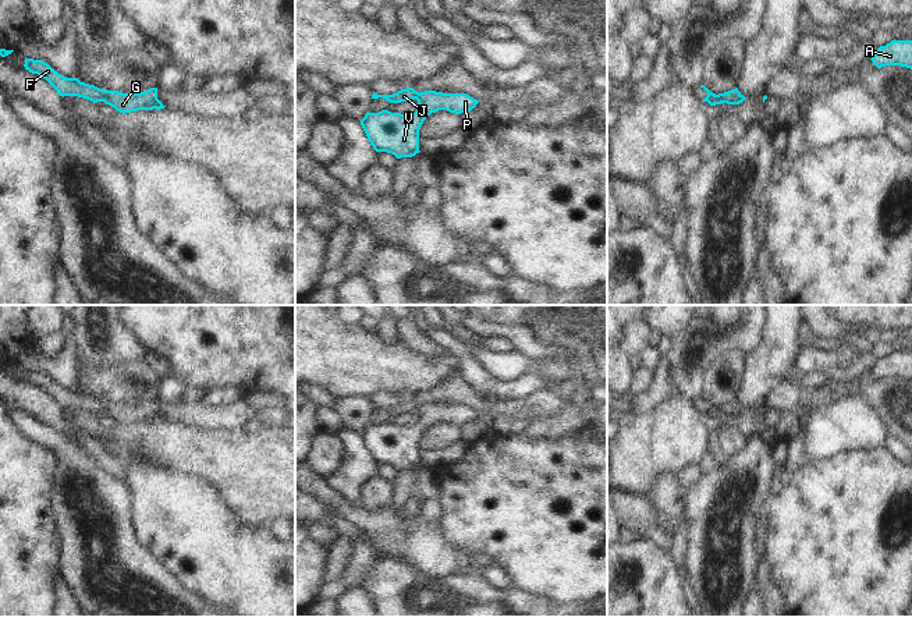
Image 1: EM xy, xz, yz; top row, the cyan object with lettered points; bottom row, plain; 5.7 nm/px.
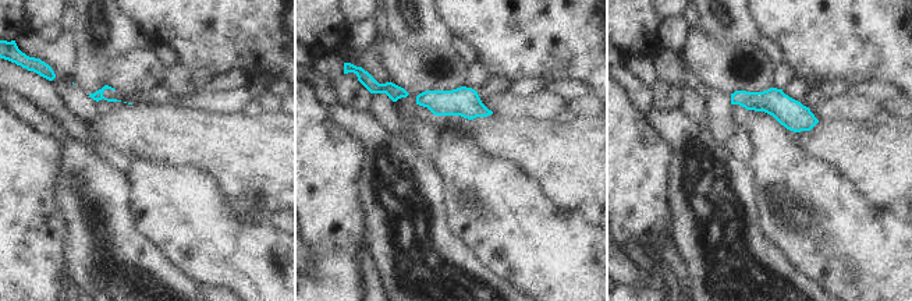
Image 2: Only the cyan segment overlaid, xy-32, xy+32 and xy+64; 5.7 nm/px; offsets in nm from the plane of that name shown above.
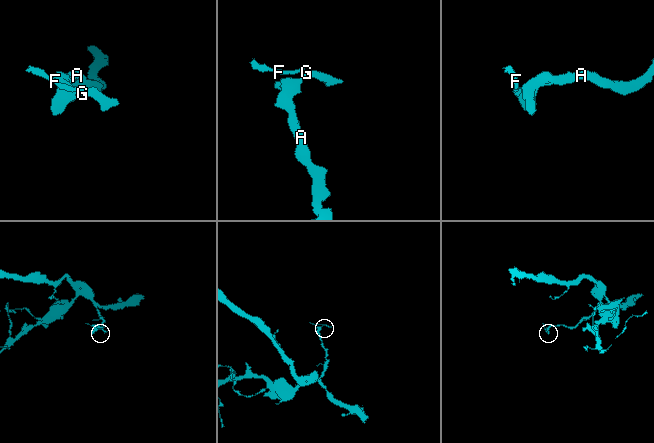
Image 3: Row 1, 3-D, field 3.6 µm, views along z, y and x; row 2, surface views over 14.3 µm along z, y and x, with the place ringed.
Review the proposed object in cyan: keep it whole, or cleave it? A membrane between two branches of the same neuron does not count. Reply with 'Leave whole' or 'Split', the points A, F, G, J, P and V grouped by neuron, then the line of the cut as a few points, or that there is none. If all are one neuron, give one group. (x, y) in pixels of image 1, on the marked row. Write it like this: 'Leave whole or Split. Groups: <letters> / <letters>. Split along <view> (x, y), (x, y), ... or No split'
Split. Groups: A G P V / F J. Split along xy (109, 91), (102, 100)

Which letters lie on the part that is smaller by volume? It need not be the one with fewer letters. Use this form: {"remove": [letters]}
{"remove": ["F", "J"]}

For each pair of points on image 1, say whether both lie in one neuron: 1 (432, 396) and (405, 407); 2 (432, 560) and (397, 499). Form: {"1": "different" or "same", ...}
{"1": "same", "2": "different"}

